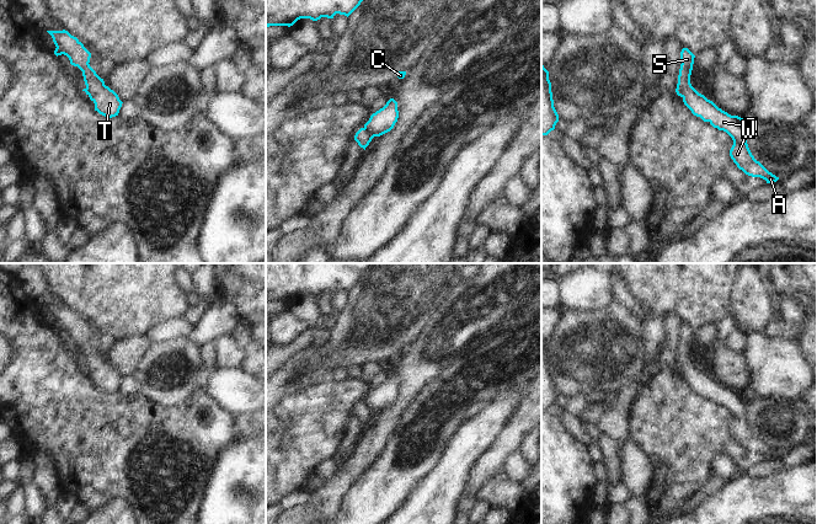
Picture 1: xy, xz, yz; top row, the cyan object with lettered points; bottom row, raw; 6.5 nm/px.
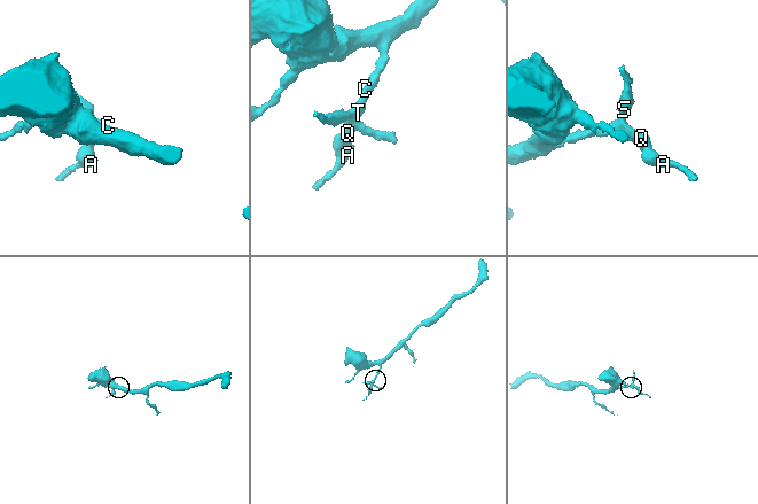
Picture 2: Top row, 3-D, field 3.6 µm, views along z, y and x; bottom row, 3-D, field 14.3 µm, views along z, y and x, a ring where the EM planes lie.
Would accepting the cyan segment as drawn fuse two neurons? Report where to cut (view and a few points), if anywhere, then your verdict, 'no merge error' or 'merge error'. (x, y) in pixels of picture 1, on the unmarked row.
yz (690, 361), (682, 372) | merge error

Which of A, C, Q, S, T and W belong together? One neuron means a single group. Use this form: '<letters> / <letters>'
A Q W / C S T

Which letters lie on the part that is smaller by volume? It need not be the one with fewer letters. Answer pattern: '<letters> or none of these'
A, Q, W

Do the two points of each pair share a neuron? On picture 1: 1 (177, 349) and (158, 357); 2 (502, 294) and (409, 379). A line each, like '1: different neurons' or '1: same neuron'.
1: same neuron
2: same neuron

